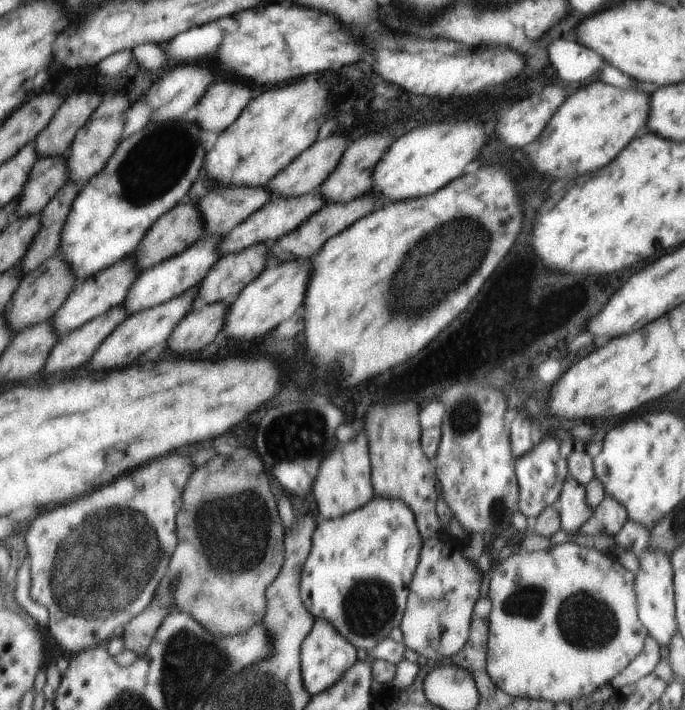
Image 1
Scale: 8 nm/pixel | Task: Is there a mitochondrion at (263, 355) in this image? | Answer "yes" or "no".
no

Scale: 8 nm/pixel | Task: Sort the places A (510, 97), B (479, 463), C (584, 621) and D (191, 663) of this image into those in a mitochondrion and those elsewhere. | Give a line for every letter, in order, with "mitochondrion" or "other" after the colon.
A: other
B: other
C: mitochondrion
D: mitochondrion

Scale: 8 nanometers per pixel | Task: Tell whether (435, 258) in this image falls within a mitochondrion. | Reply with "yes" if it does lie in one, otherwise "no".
yes

